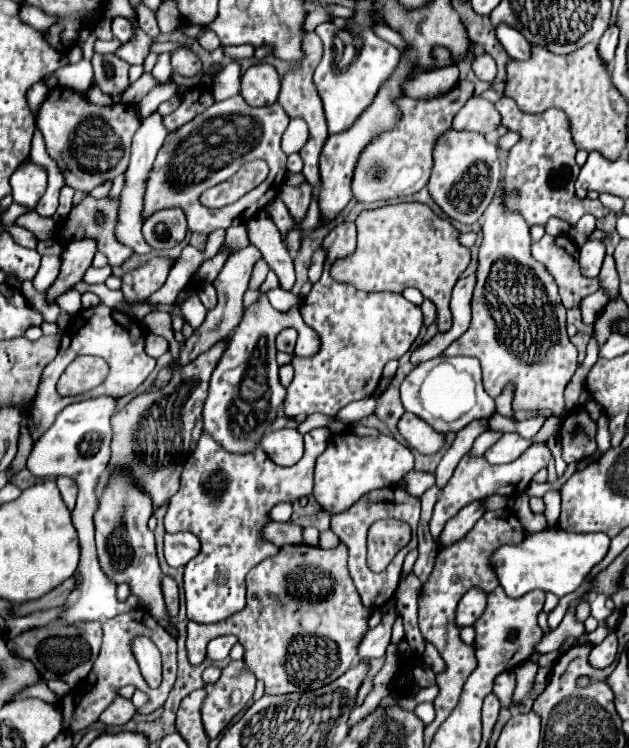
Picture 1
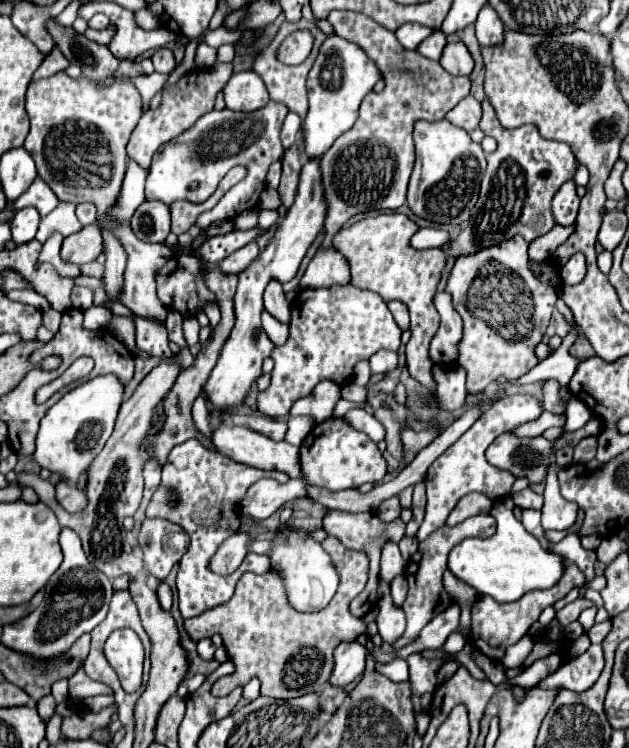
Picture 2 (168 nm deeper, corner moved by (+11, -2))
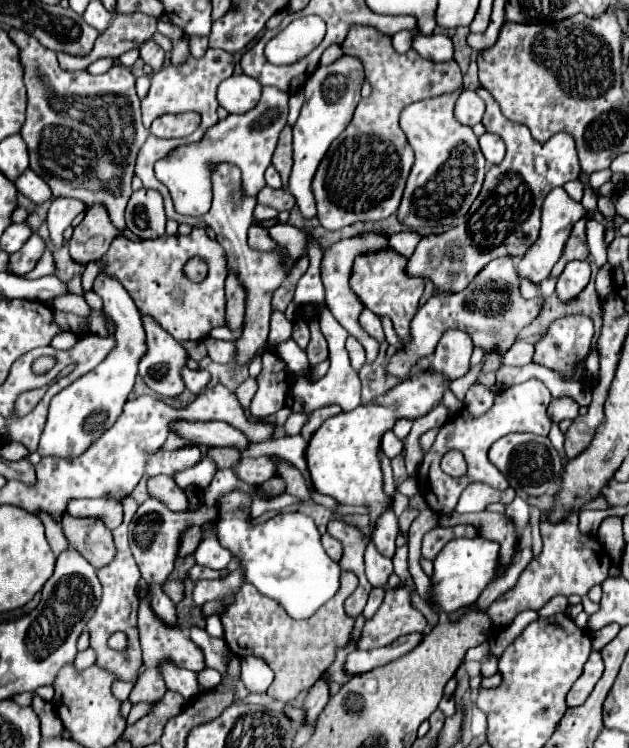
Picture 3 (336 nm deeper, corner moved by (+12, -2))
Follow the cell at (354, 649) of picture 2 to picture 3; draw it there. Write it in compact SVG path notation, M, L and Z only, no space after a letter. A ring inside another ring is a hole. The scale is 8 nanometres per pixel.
M324 676L312 686L312 690L308 690L308 696L302 704L302 710L304 710L304 724L310 726L316 722L318 714L324 710L326 702L328 702L330 694L328 694L328 682L324 680Z

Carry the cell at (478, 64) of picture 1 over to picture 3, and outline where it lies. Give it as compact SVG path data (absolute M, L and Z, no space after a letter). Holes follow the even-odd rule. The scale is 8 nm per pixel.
M416 32L416 38L412 38L412 50L416 50L420 56L430 58L434 62L444 62L444 60L454 58L452 40L442 34L424 36L424 34Z

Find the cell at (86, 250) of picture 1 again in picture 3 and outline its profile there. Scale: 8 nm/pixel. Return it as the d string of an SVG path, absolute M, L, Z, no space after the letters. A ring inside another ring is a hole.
M88 206L84 220L74 228L74 234L68 242L70 256L80 264L98 262L100 254L108 250L116 234L120 232L116 232L112 226L104 206Z

